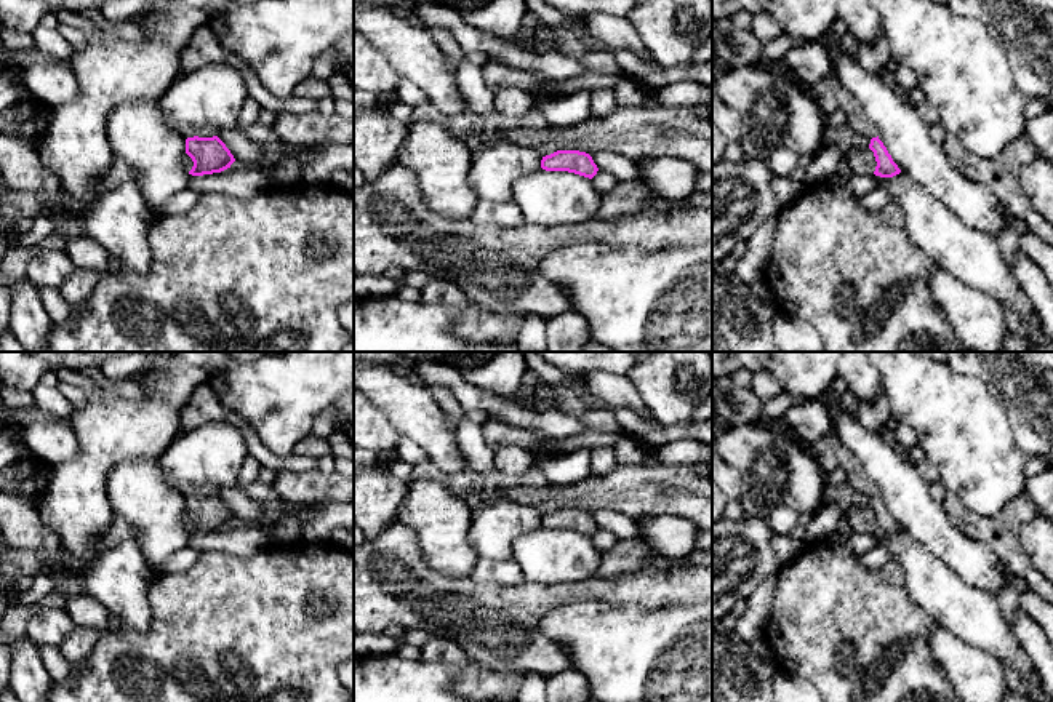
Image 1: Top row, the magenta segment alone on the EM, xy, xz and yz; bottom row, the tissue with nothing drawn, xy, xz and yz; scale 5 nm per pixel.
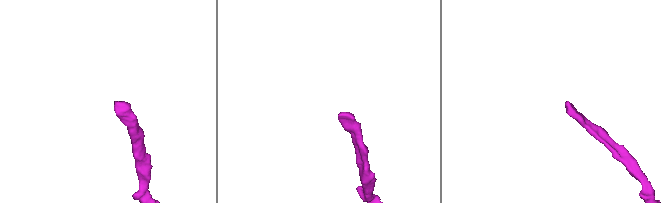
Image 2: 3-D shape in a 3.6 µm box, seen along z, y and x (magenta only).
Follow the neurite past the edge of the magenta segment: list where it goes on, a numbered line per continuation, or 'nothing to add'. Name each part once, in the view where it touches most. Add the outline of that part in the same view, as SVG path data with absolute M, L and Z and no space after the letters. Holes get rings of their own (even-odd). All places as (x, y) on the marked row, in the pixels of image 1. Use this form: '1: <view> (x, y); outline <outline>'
1: xy (188, 131); outline M184 126L181 128L181 134L187 139L187 138L213 138L218 136L219 131L214 128L195 128L195 126Z

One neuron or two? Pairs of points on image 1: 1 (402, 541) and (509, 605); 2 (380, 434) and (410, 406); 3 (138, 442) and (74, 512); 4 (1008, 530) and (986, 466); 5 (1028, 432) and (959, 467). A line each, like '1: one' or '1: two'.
1: one
2: two
3: one
4: two
5: two

